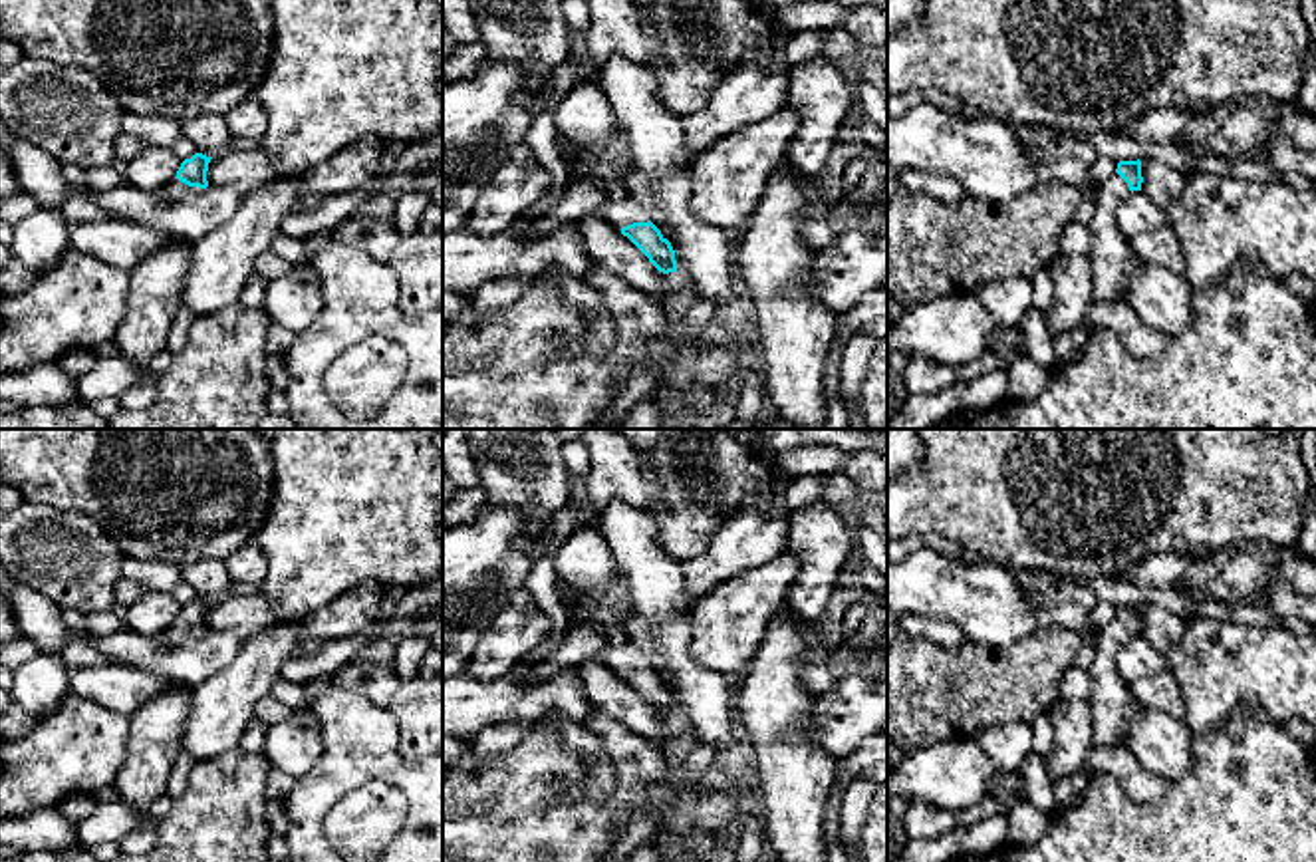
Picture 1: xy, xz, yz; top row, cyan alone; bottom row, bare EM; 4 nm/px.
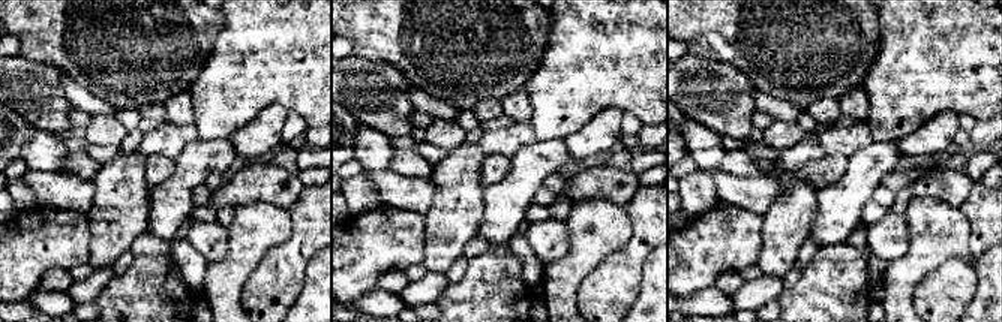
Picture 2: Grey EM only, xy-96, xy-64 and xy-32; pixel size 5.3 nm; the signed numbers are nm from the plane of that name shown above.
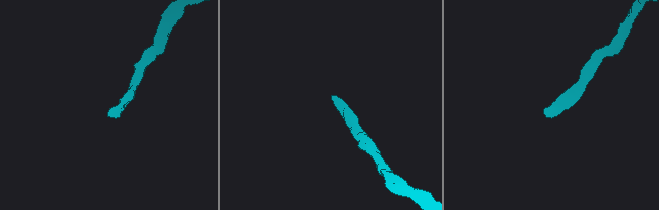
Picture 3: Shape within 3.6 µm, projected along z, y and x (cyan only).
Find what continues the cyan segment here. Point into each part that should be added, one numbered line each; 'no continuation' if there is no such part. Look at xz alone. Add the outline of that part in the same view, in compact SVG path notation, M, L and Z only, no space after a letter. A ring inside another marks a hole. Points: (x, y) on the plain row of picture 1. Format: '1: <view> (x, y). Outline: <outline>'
1: xz (618, 658). Outline: M629 640L625 646L603 646L595 659L601 661L605 667L621 675L627 669L633 667L647 667L647 659L643 651Z

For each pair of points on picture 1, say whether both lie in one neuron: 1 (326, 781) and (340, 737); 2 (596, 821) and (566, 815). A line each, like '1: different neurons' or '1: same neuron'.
1: same neuron
2: same neuron

